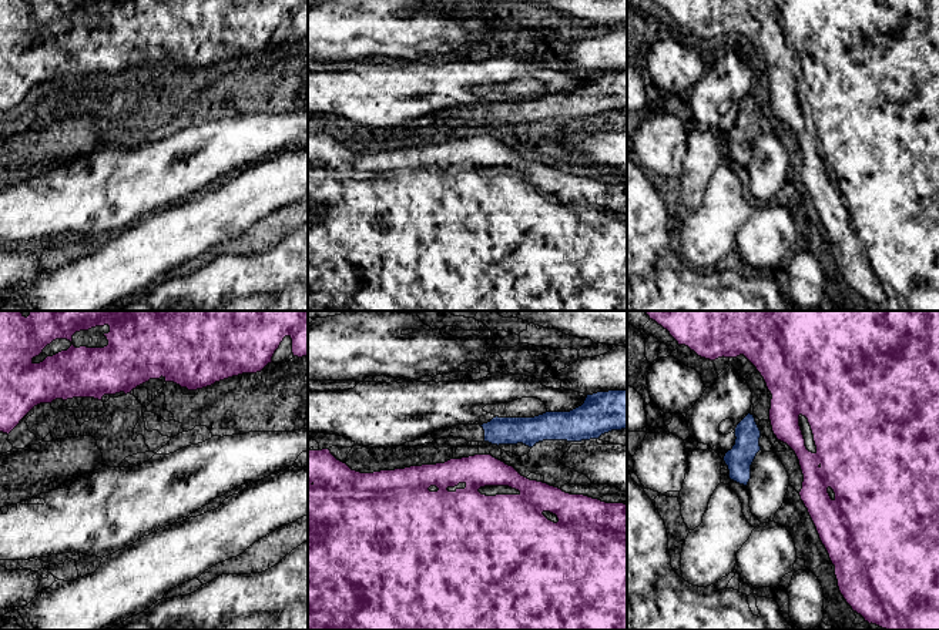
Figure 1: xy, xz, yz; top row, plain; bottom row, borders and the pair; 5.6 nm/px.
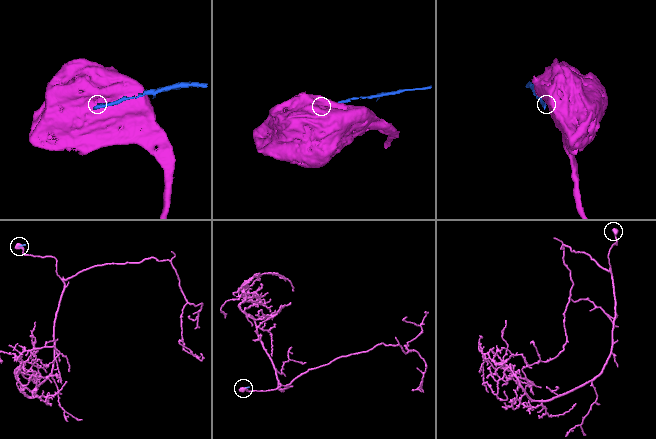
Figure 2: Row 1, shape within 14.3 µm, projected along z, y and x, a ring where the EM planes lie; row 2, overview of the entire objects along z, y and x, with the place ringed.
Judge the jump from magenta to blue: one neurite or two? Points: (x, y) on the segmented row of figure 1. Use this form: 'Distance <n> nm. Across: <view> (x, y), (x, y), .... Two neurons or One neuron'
Distance 60 nm. Across: xz (490, 455), (492, 443). Two neurons

